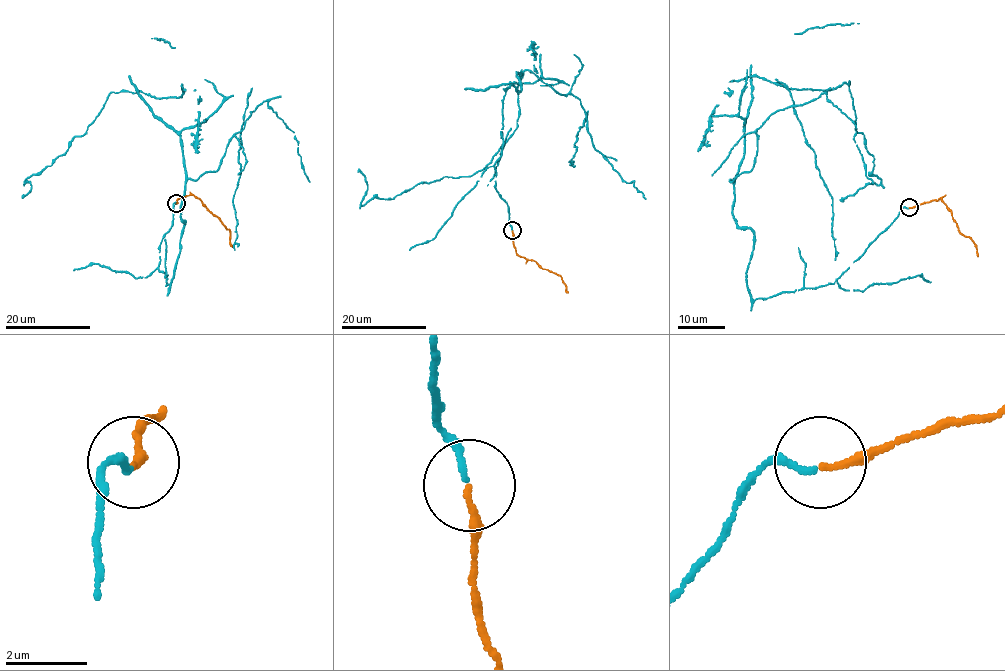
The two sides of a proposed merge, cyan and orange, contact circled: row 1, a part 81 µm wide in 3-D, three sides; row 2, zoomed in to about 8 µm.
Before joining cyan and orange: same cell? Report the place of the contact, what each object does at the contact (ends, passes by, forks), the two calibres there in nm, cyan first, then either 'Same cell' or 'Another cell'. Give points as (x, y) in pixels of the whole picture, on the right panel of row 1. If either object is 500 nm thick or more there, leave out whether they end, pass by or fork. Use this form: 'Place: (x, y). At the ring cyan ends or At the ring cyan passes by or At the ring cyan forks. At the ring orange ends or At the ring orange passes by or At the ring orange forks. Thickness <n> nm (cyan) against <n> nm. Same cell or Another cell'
Place: (909, 207). At the ring cyan ends. At the ring orange ends. Thickness 150 nm (cyan) against 150 nm. Same cell

